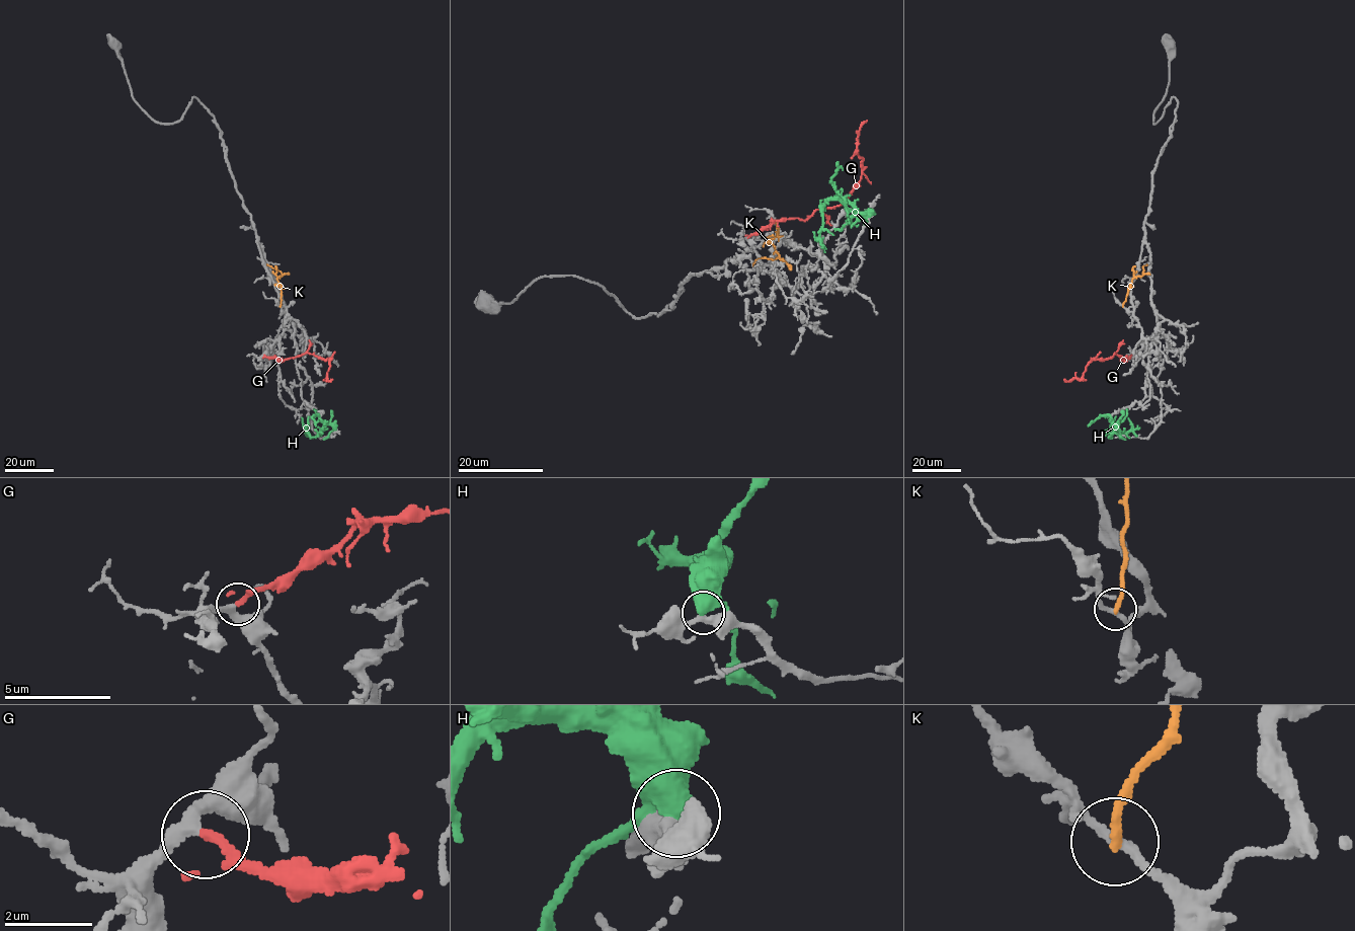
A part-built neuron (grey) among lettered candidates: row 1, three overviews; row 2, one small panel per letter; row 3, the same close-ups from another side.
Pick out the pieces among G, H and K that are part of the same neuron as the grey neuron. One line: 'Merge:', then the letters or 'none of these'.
Merge: G

